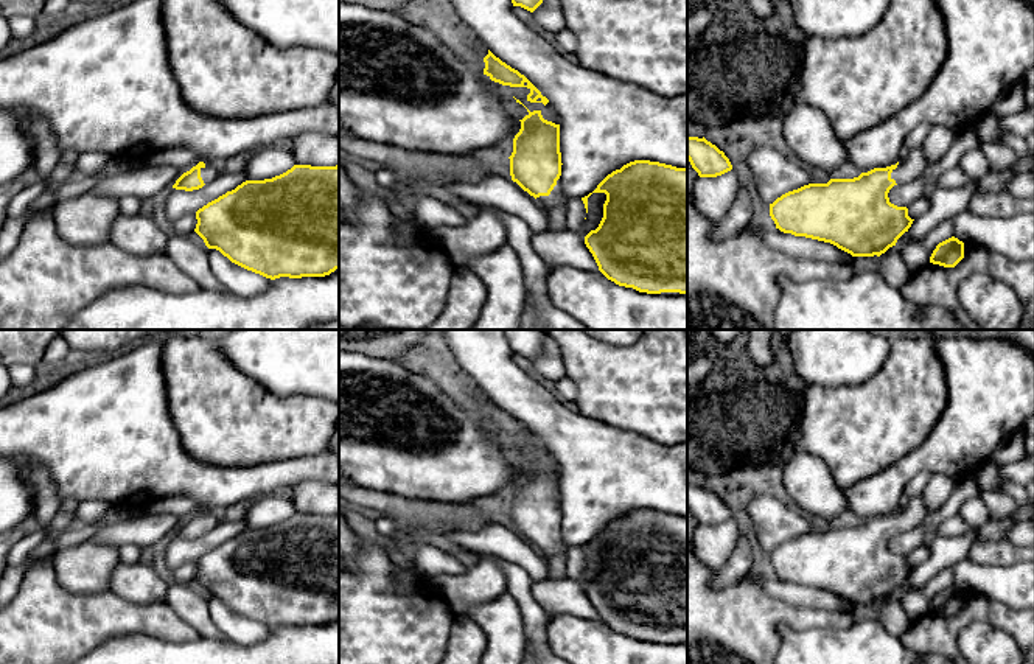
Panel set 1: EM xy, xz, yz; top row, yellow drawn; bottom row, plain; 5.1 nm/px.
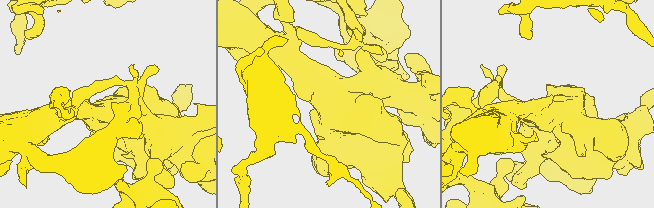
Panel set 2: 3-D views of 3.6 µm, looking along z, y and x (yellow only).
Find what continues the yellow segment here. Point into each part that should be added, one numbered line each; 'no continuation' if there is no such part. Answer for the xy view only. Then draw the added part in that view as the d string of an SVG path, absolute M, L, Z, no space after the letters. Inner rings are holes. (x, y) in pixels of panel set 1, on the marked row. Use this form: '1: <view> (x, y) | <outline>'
1: xy (210, 171) | M205 162L205 166L201 168L201 177L204 183L210 183L218 176L218 168L213 162Z

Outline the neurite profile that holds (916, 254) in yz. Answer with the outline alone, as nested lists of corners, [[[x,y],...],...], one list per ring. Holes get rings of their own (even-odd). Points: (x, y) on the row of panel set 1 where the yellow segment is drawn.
[[[947,219],[922,239],[900,246],[902,258],[910,275],[928,264],[936,246],[952,236],[955,236],[953,219]]]

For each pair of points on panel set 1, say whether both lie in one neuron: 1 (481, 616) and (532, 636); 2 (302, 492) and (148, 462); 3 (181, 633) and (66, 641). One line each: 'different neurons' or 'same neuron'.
1: different neurons
2: different neurons
3: same neuron

